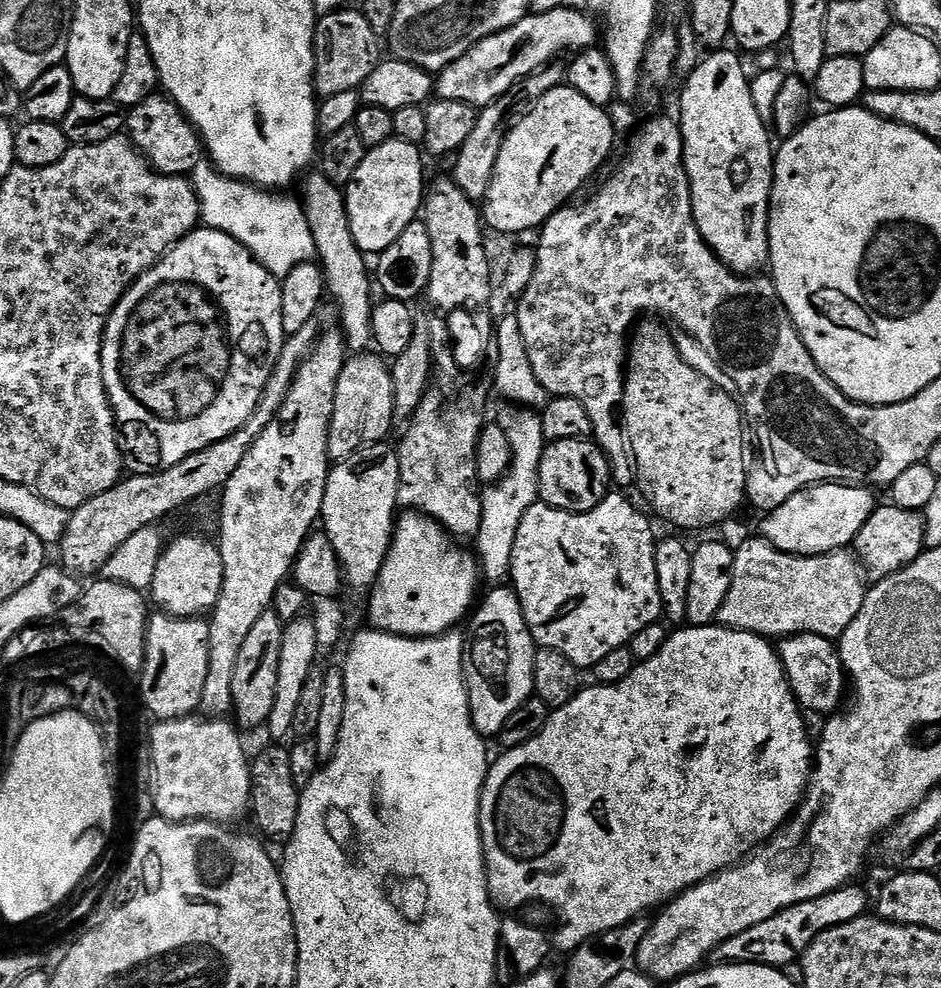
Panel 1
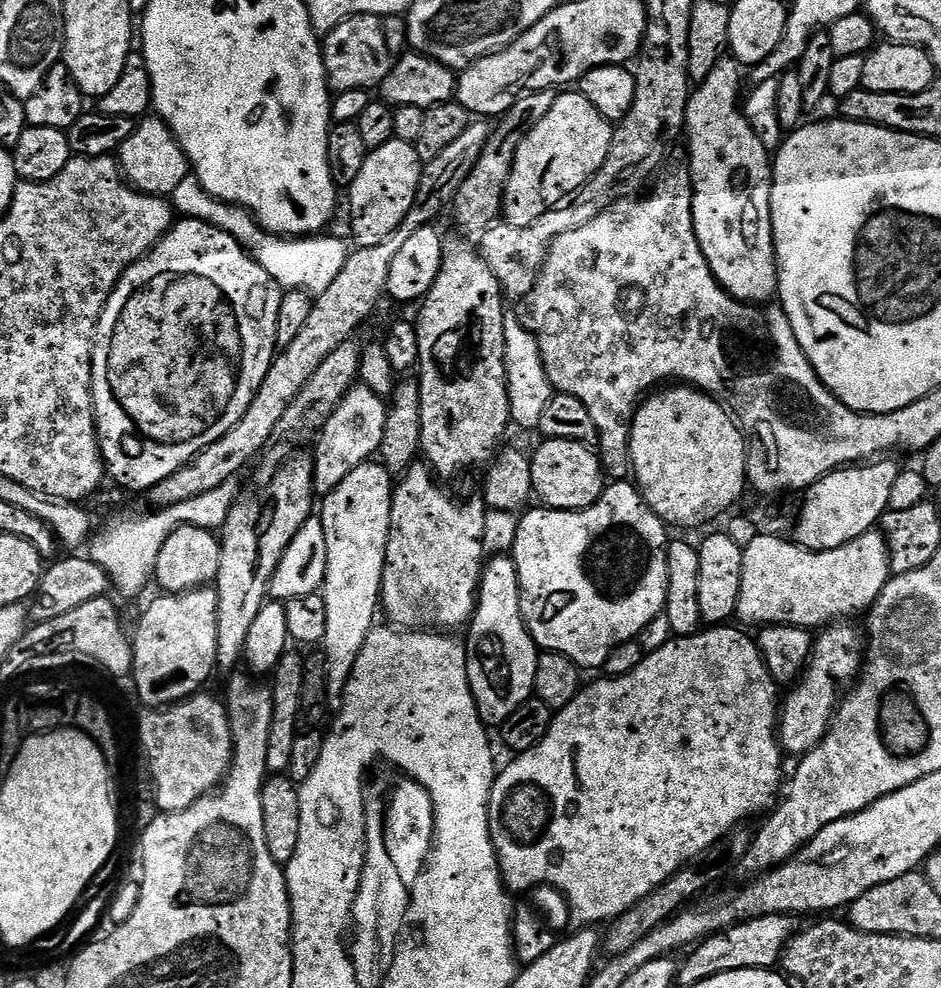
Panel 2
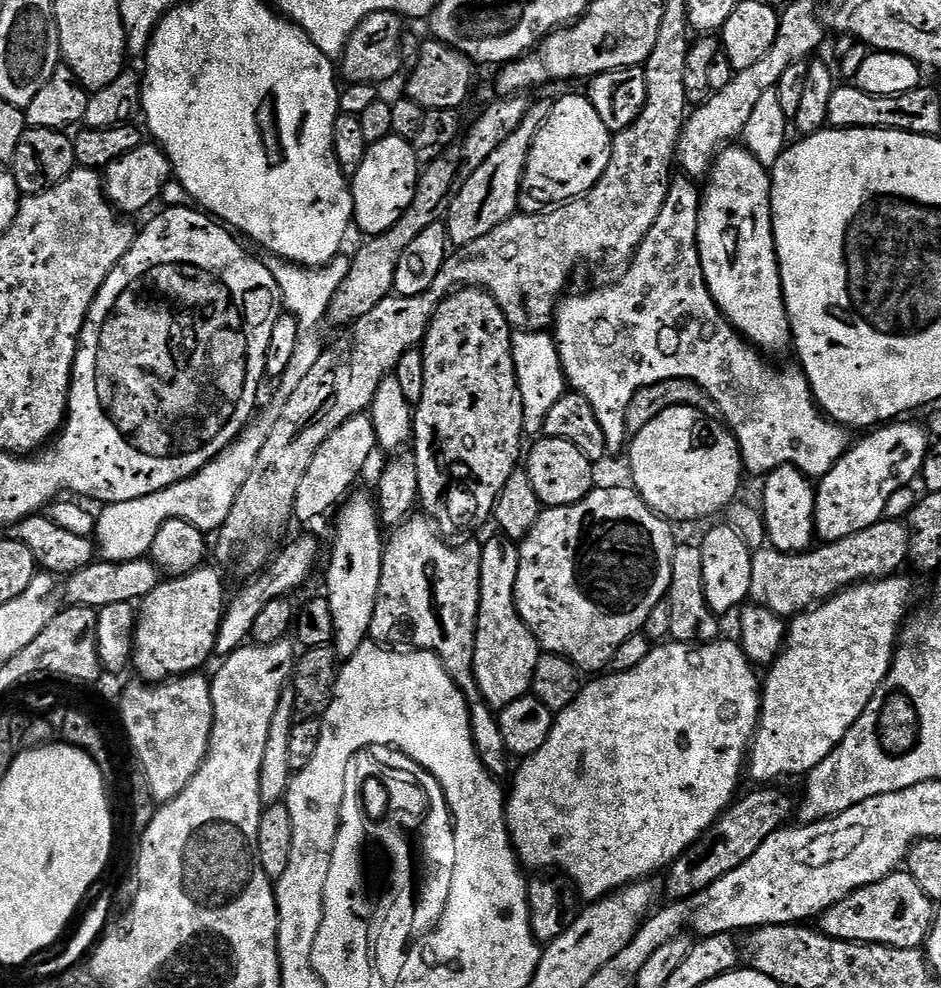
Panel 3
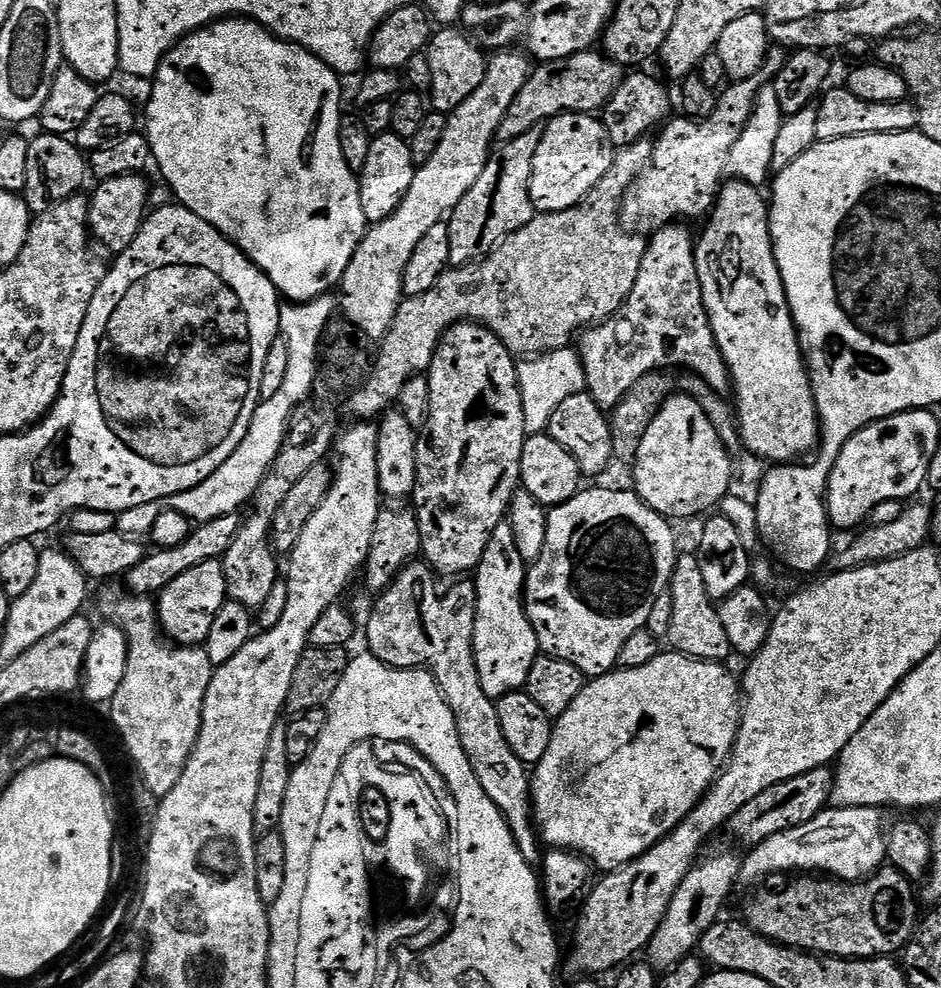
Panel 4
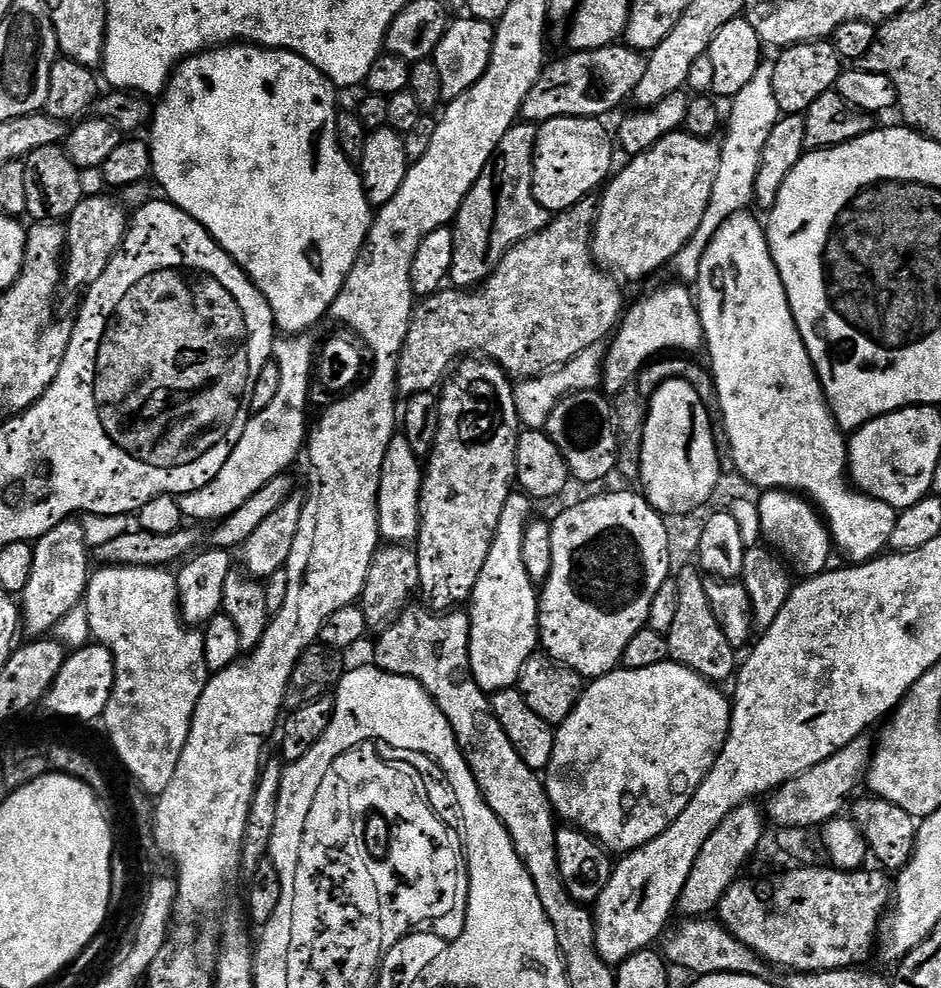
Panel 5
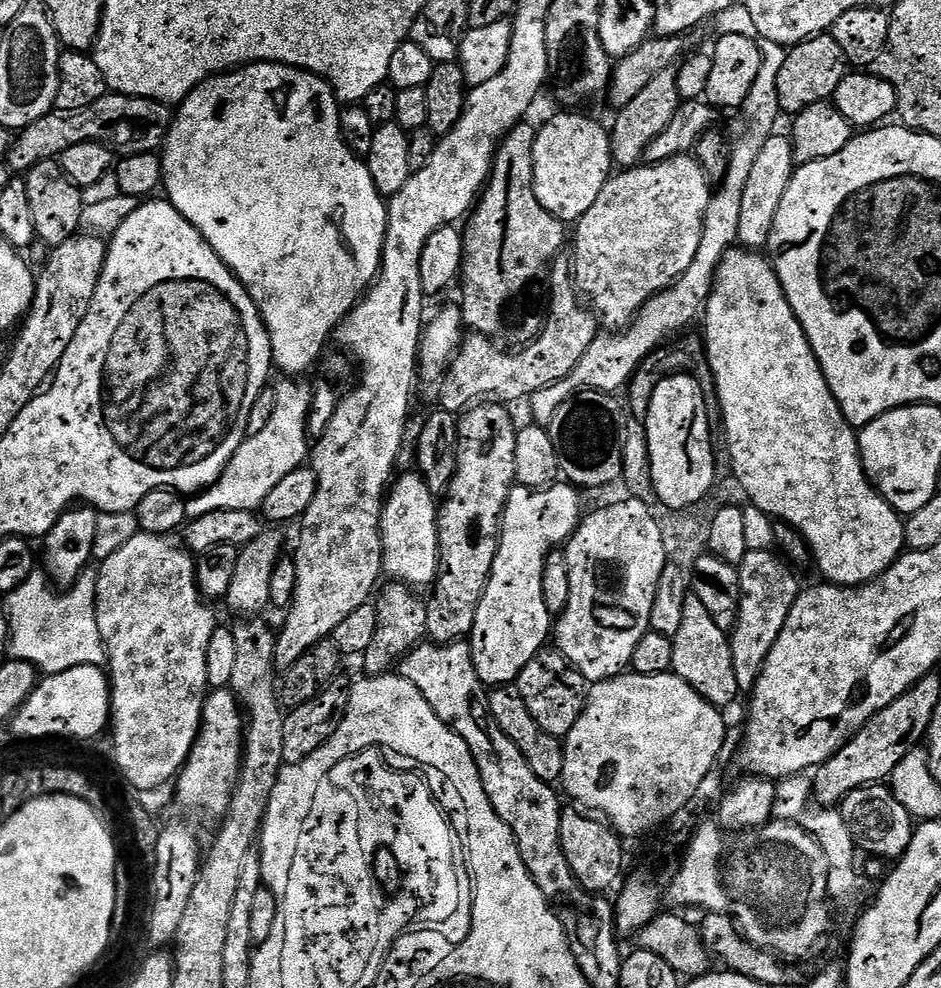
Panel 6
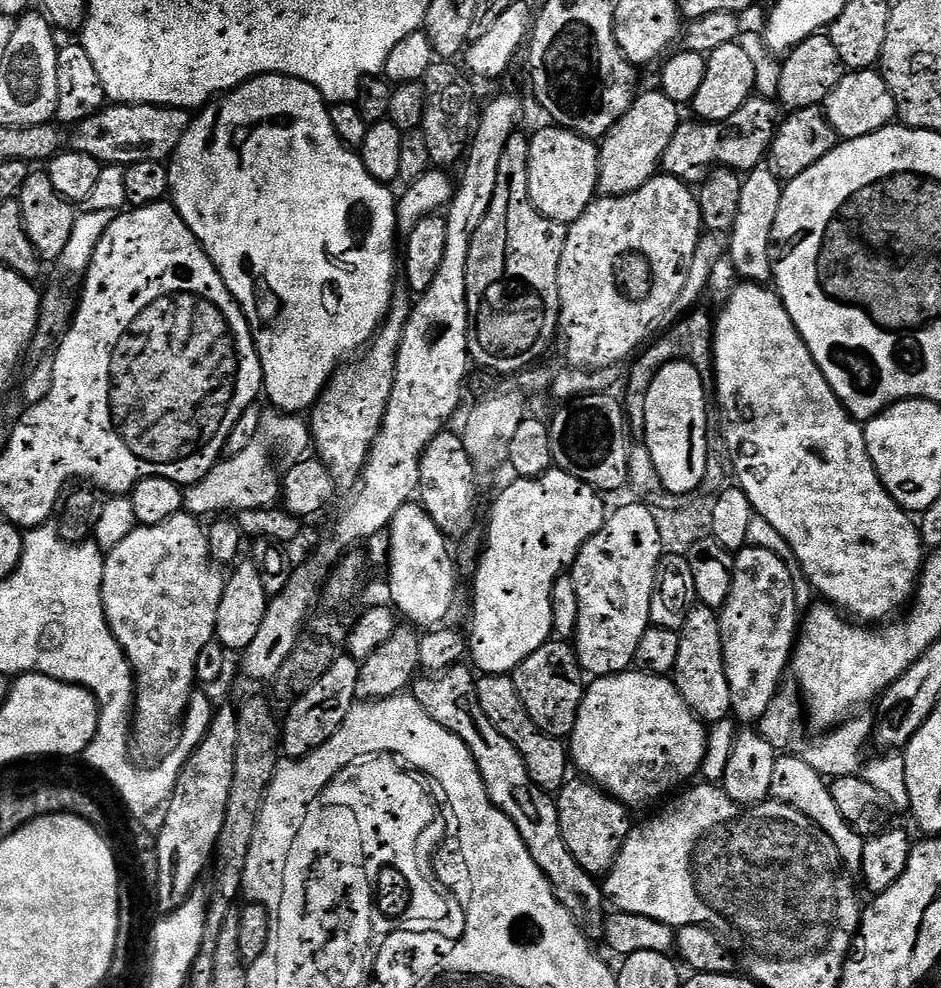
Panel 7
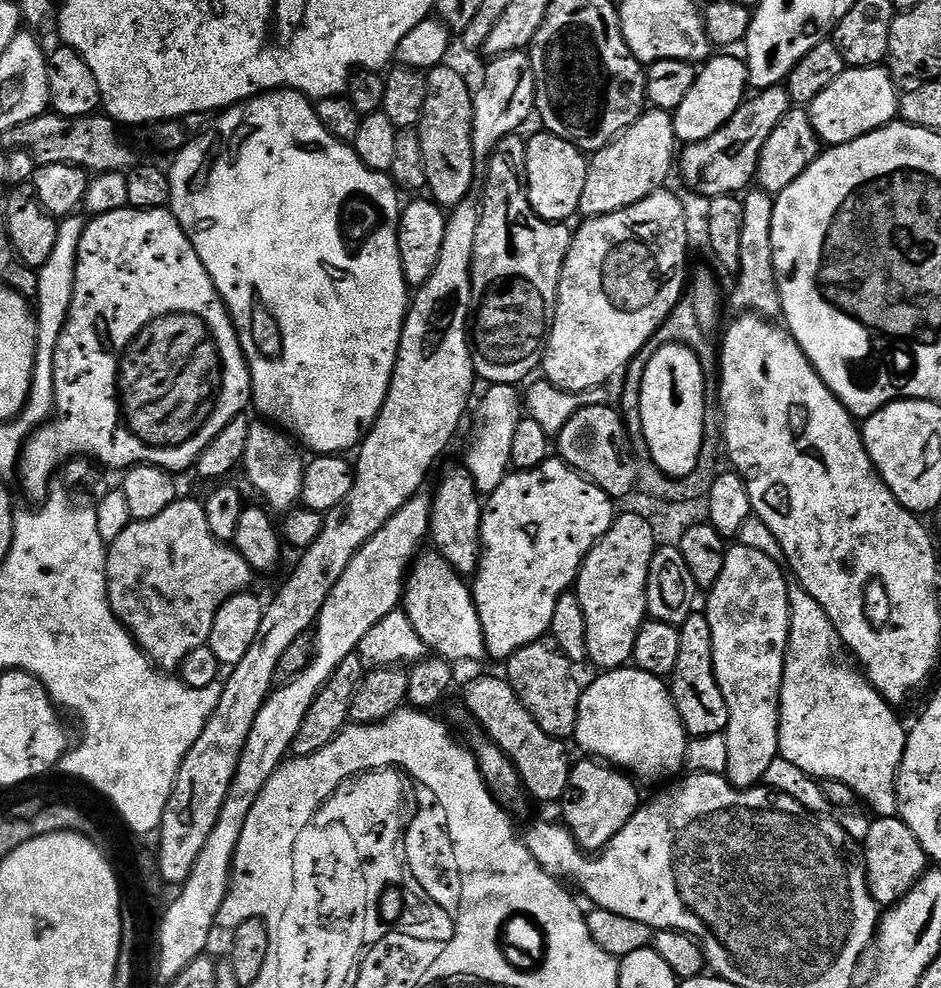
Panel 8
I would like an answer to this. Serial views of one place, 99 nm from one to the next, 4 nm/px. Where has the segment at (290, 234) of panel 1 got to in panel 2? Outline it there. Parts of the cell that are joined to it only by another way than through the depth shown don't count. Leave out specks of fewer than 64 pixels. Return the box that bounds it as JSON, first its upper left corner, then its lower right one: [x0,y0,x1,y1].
[170,174,350,294]

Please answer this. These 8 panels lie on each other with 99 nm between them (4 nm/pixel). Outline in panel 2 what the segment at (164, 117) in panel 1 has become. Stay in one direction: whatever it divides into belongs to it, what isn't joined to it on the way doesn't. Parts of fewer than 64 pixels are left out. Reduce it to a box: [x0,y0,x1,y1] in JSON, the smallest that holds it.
[118,114,190,197]

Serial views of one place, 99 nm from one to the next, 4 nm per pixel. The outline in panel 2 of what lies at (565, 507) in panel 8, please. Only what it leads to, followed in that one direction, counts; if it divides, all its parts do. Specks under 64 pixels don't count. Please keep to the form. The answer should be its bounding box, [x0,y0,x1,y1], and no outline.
[467,554,538,725]

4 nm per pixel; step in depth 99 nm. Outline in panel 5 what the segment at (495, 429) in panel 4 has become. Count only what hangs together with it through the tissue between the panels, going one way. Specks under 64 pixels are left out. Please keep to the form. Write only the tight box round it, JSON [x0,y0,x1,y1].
[414,358,522,610]

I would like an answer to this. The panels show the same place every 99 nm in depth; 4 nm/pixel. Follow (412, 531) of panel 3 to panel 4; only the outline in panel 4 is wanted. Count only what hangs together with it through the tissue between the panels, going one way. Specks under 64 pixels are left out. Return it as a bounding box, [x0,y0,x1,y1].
[367,562,542,865]

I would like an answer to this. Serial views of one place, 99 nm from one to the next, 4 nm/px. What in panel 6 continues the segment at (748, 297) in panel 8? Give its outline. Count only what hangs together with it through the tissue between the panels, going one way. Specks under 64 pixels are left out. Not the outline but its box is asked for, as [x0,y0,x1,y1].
[738,134,797,249]

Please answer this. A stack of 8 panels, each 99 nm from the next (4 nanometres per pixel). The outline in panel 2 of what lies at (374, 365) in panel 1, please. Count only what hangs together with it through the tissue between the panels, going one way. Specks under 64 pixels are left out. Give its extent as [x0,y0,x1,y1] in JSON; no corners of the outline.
[311,382,387,497]

